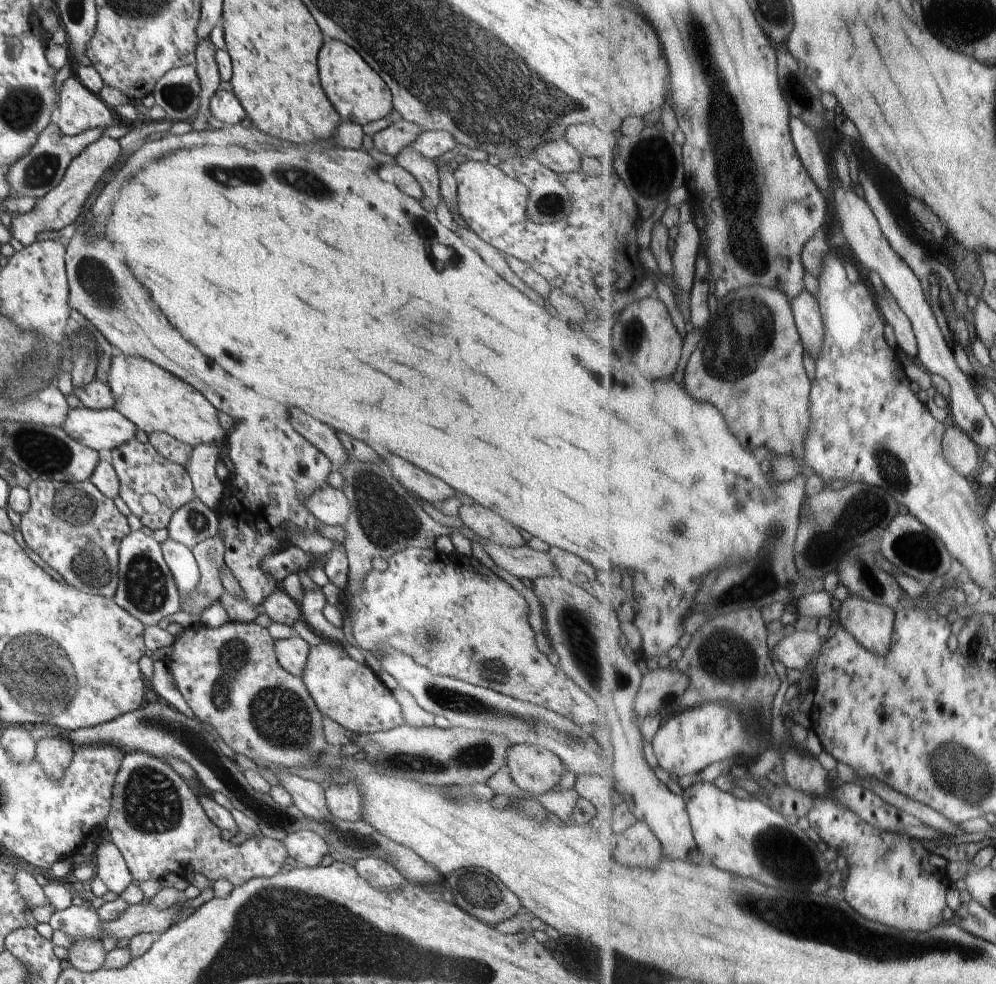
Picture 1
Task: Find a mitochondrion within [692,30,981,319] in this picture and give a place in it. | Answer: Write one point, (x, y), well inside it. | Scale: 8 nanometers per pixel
(804, 98)

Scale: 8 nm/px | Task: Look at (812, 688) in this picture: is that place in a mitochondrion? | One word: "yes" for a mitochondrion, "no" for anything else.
no

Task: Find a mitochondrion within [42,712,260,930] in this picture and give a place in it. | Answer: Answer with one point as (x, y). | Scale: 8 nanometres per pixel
(152, 804)

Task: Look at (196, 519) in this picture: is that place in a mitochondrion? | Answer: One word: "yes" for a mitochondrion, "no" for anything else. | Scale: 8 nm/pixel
yes

